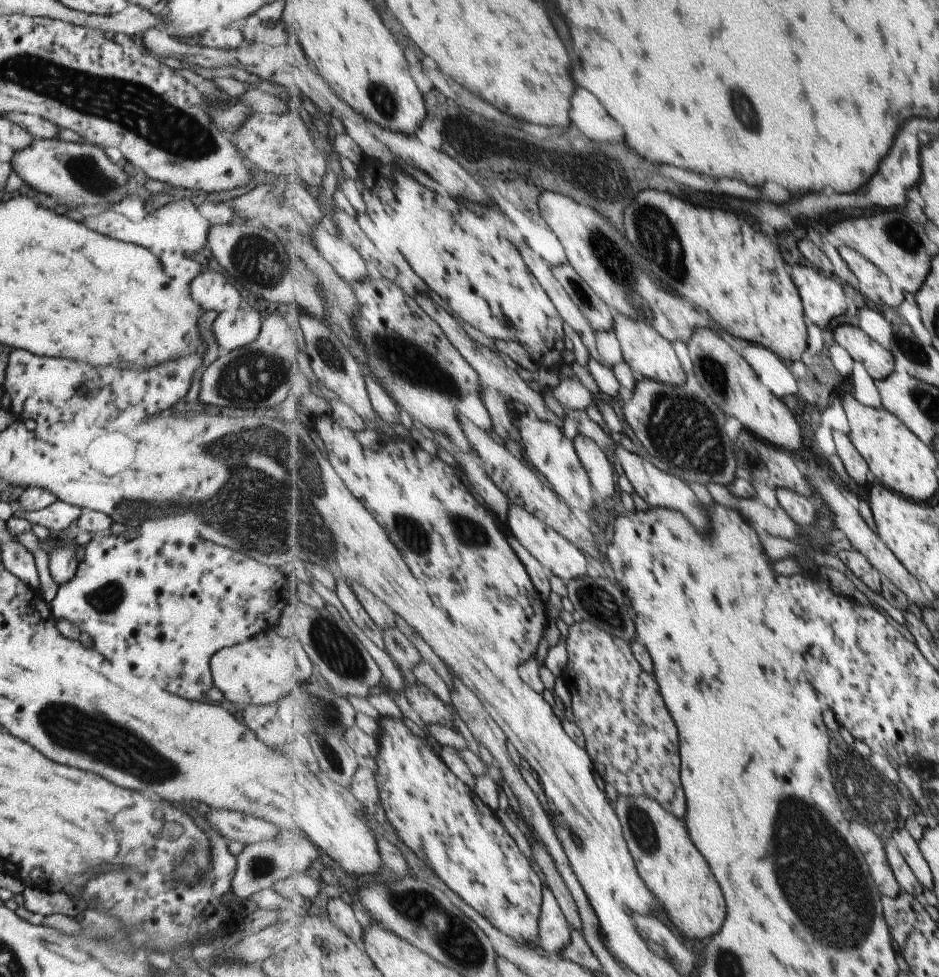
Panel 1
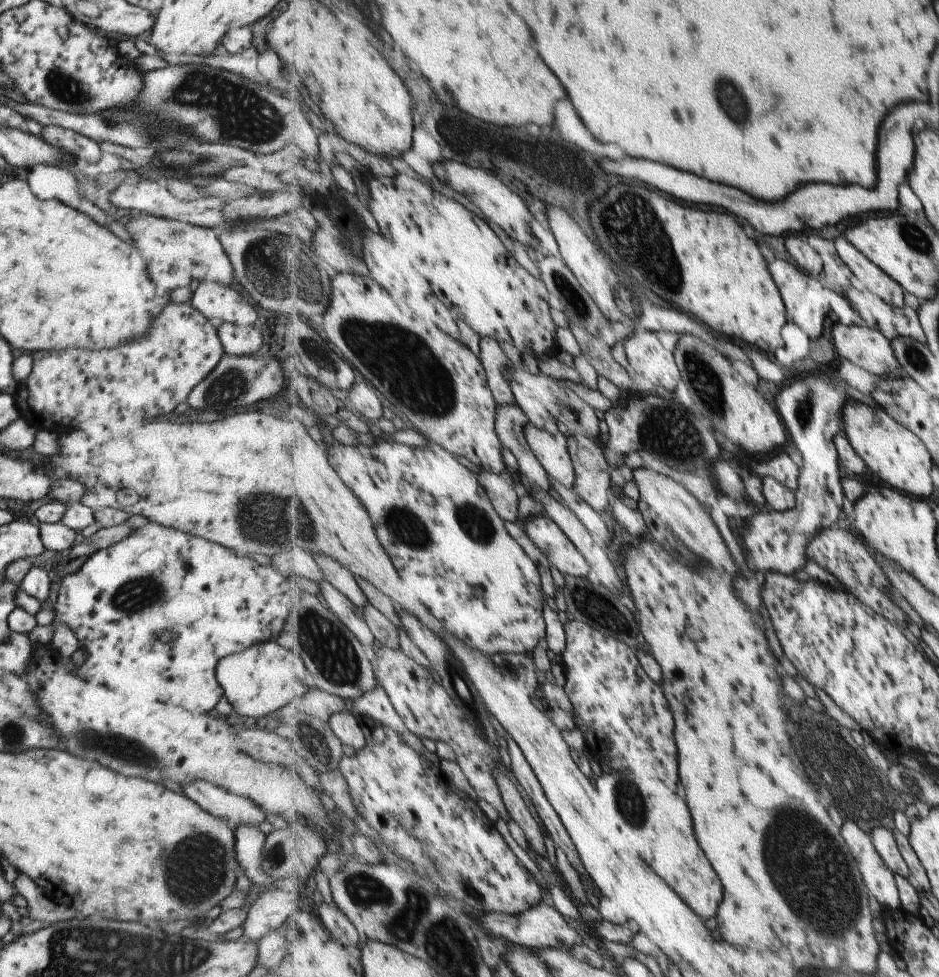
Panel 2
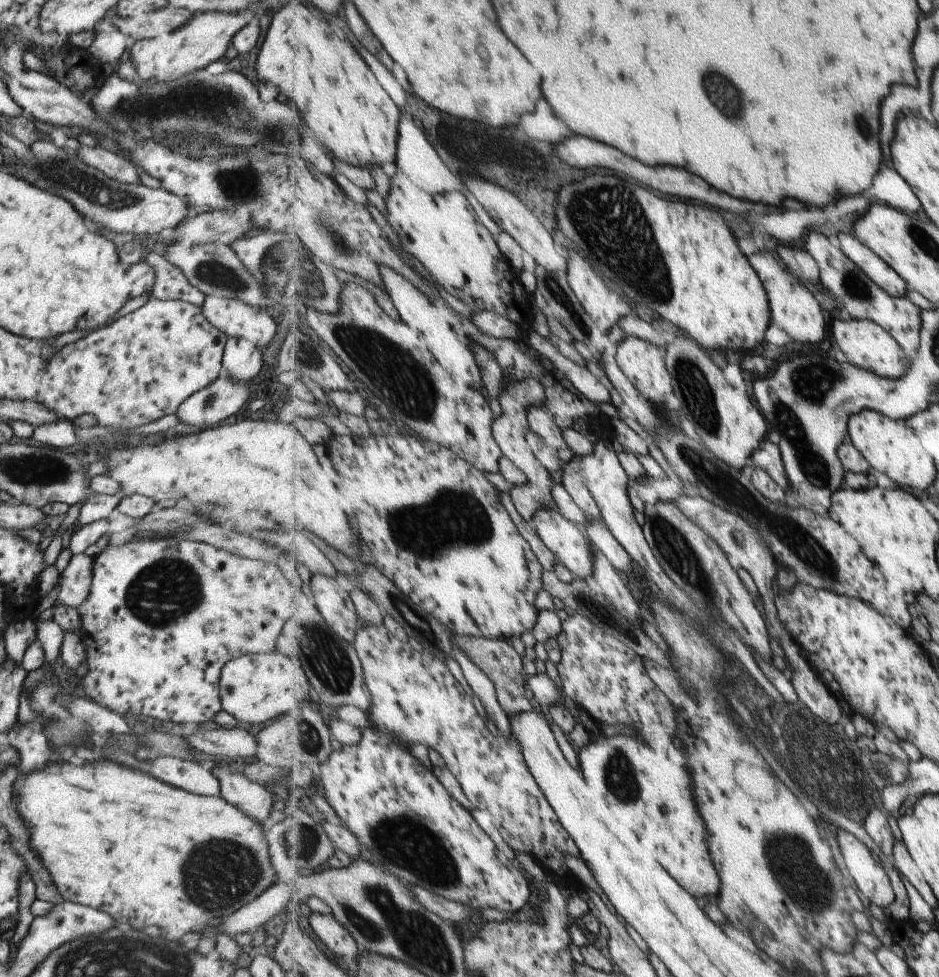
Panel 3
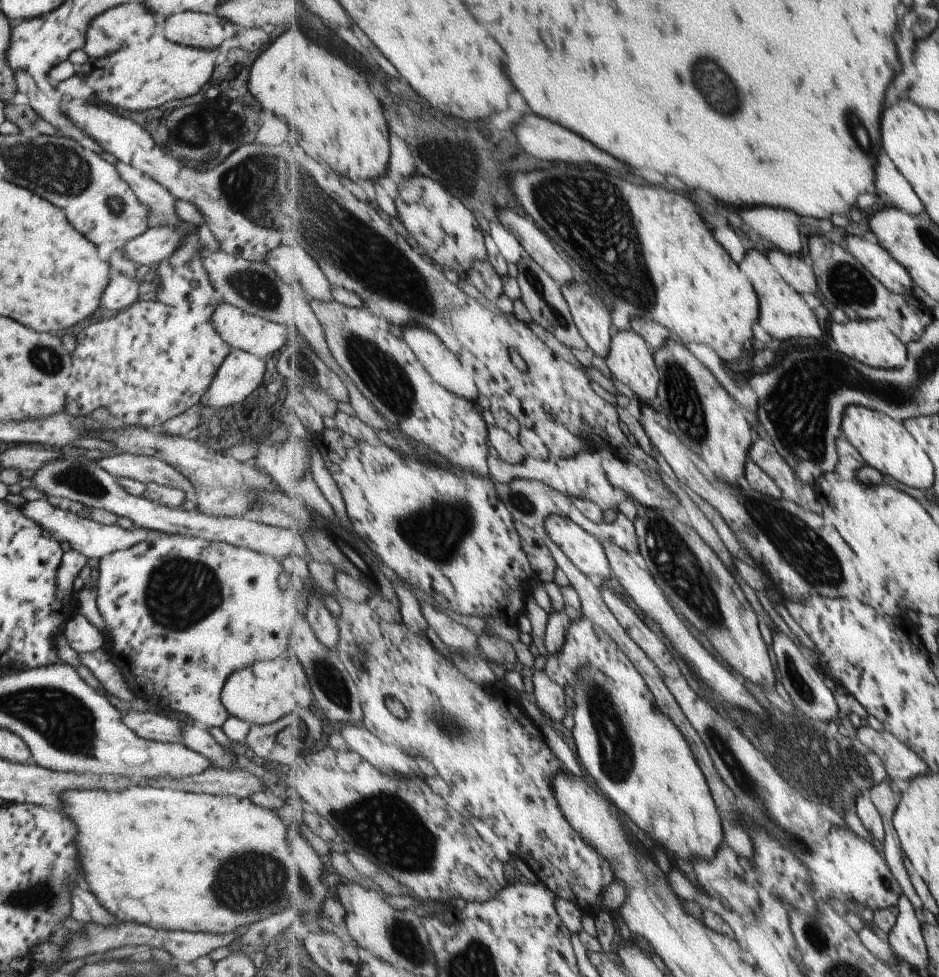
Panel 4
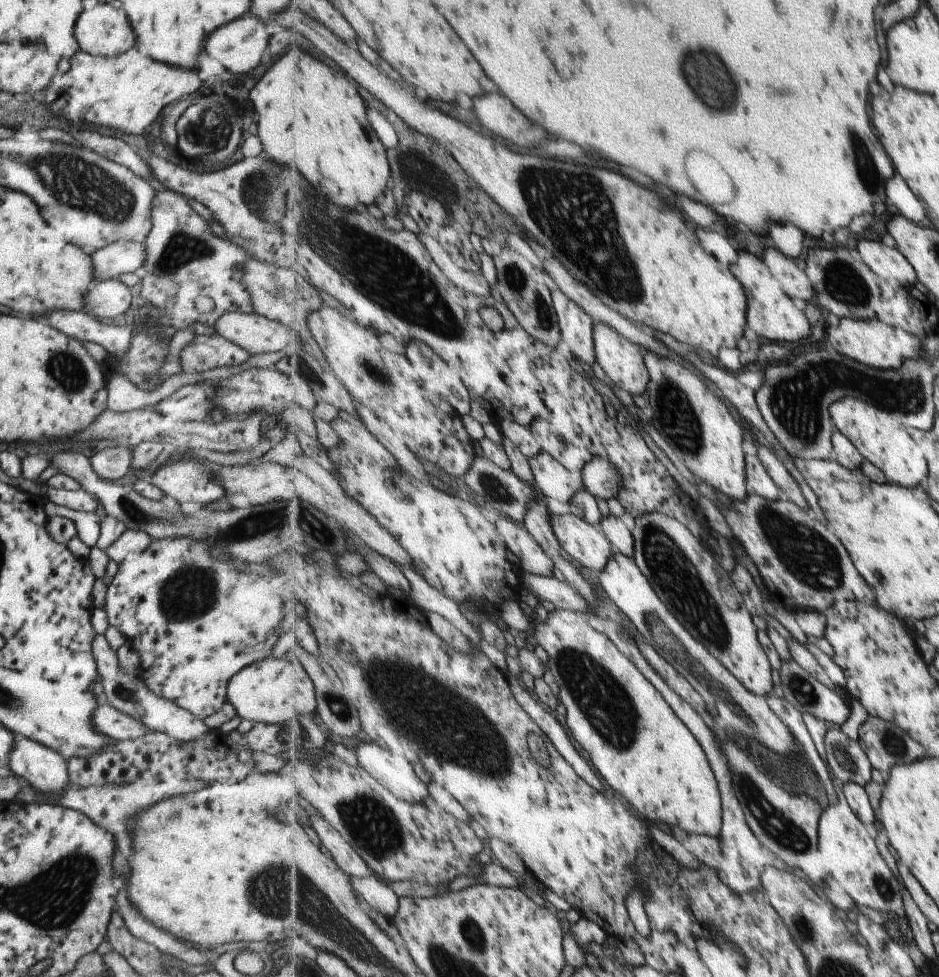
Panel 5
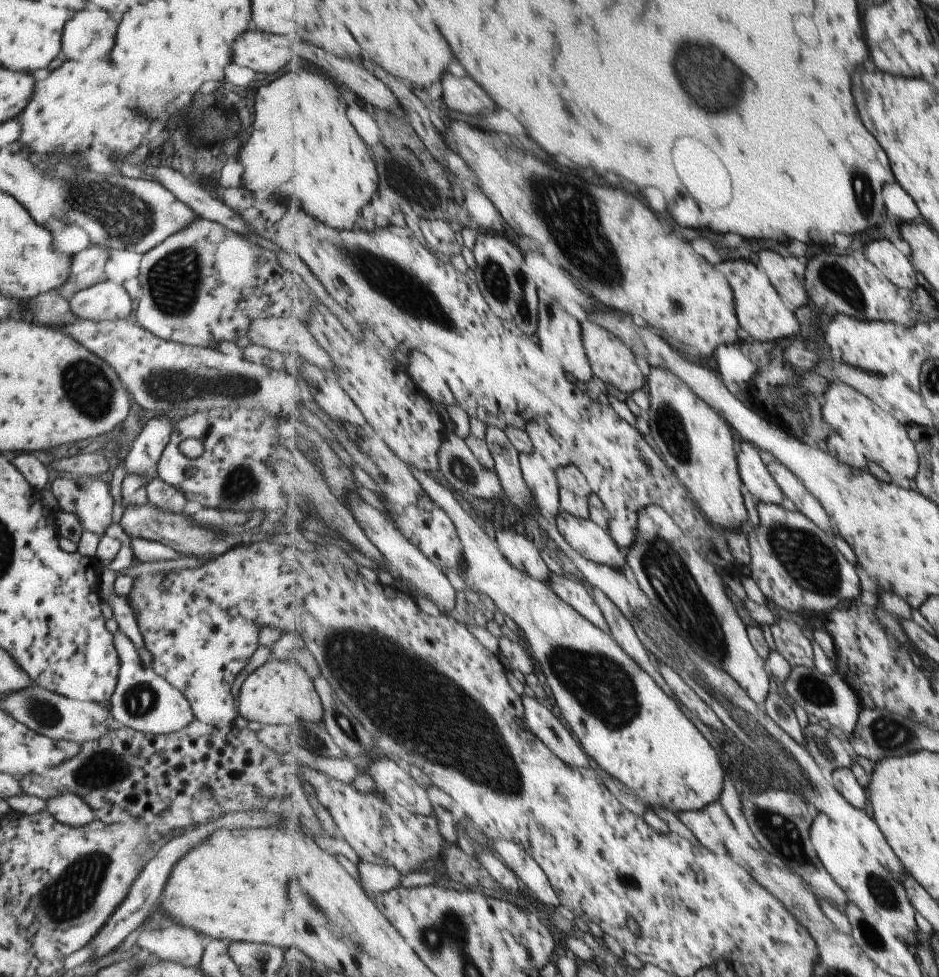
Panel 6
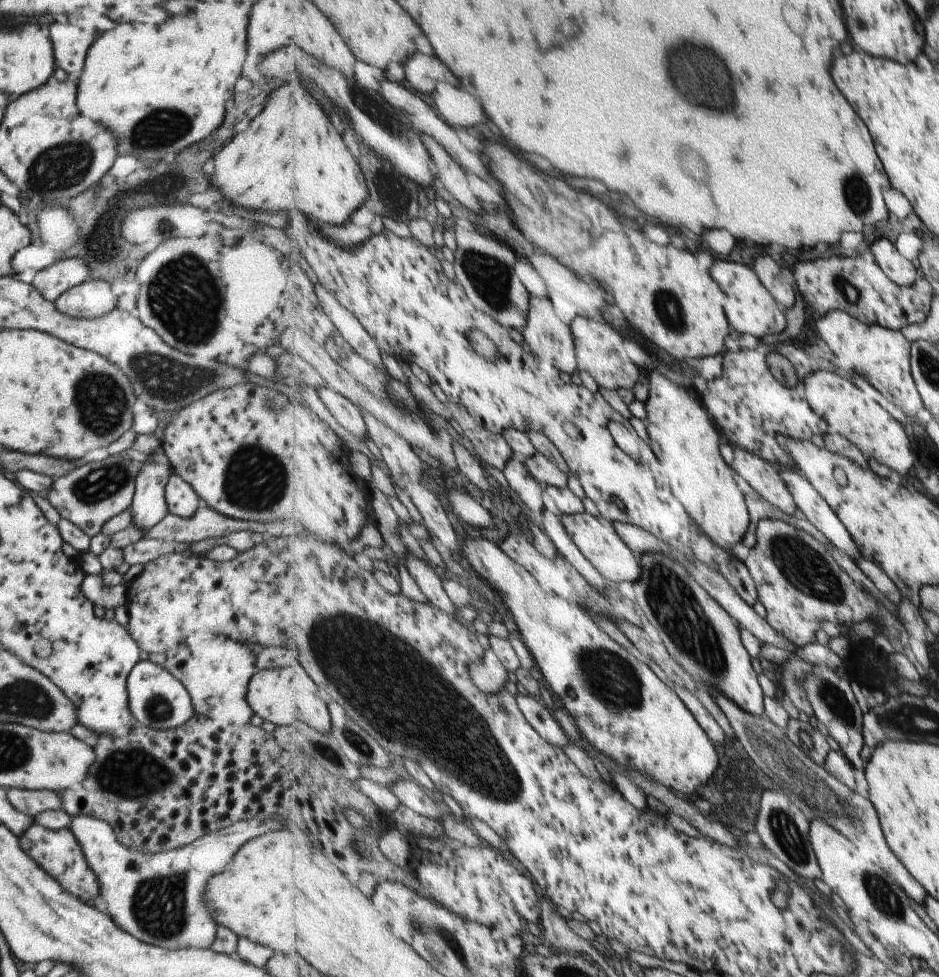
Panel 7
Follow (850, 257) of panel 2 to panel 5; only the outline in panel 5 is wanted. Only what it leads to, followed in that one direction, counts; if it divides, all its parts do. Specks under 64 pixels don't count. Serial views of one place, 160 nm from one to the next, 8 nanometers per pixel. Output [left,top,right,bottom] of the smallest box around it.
[857,239,917,288]

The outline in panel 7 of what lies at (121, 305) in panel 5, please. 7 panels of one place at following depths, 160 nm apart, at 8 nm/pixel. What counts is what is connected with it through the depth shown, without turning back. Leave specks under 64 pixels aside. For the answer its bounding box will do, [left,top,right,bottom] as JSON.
[53,278,118,319]

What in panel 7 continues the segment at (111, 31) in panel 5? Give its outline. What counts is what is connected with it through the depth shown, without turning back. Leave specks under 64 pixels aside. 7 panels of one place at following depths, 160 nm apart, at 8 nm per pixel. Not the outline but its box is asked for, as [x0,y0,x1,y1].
[49,24,97,78]

